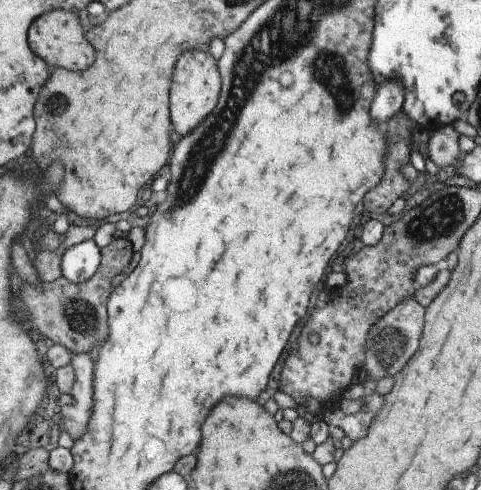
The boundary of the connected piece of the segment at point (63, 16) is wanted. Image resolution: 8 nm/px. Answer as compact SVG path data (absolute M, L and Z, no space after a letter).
M56 10L56 12L48 12L32 22L32 28L28 32L28 44L30 44L30 50L36 52L36 56L46 60L50 66L62 66L64 69L68 68L69 71L84 70L94 60L94 48L86 42L86 36L90 38L90 35L82 31L76 14Z

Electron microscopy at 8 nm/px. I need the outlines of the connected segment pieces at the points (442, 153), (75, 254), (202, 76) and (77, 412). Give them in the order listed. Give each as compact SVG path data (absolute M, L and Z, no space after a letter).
M452 123L431 130L428 142L429 158L441 168L456 165L462 156L458 138L460 133Z
M93 240L67 248L61 256L61 271L71 283L81 283L96 274L101 263L101 248Z
M188 52L178 60L170 88L170 120L182 138L194 131L214 110L219 101L221 82L217 62L211 54Z
M74 355L71 360L75 370L75 383L70 392L73 401L60 408L62 426L77 441L86 434L88 420L92 418L95 394L94 369L90 355Z

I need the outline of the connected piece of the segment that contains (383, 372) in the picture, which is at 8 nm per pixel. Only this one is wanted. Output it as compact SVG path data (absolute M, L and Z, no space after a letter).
M406 297L370 327L365 348L367 376L374 376L380 380L383 376L392 375L394 372L398 374L404 368L404 364L412 358L412 354L418 348L425 311L426 309L414 297Z

